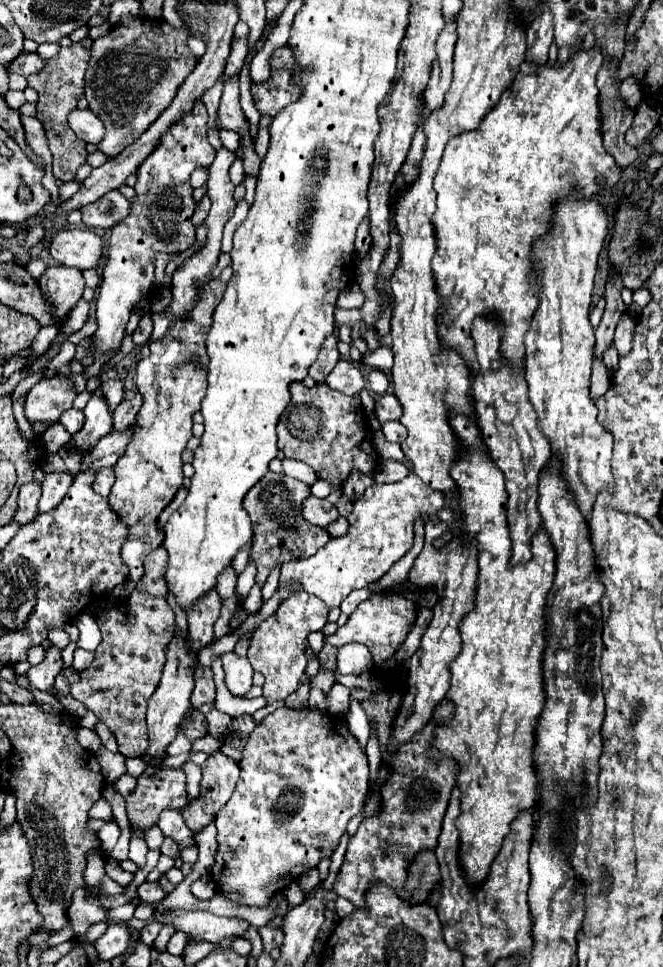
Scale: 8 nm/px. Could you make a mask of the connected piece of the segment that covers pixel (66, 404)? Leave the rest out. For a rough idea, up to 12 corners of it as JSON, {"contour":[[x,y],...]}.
{"contour":[[40,380],[24,400],[28,422],[58,422],[72,408],[72,380]]}

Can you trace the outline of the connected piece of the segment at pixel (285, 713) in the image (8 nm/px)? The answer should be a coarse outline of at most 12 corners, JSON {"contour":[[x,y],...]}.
{"contour":[[278,708],[216,814],[216,894],[268,906],[368,796],[346,720]]}

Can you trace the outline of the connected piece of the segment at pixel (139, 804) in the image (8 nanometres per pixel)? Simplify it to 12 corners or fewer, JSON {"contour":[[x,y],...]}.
{"contour":[[182,770],[140,776],[126,798],[132,832],[144,838],[160,812],[188,804]]}

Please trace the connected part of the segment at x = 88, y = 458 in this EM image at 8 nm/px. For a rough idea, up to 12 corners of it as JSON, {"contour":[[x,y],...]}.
{"contour":[[108,432],[84,458],[82,470],[114,466],[134,434]]}

